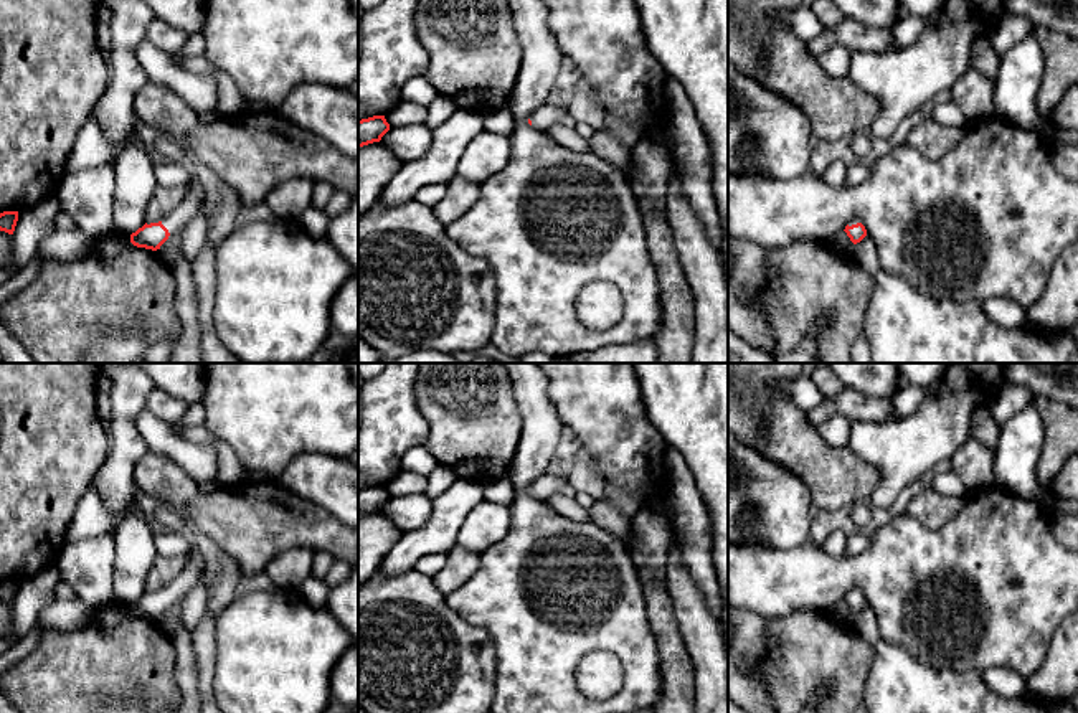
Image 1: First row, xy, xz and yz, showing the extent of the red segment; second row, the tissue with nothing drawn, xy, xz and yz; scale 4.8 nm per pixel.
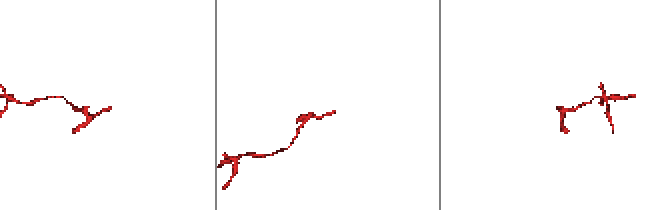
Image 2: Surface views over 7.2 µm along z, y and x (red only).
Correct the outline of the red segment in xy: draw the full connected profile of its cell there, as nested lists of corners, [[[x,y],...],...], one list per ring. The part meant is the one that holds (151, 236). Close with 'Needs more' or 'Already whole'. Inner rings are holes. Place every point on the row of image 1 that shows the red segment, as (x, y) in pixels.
[[[193,178],[188,183],[187,196],[183,198],[182,205],[167,215],[162,221],[150,224],[145,223],[142,228],[130,234],[130,243],[137,248],[152,251],[160,249],[170,234],[175,234],[185,228],[196,216],[205,200],[205,188]]]. Needs more

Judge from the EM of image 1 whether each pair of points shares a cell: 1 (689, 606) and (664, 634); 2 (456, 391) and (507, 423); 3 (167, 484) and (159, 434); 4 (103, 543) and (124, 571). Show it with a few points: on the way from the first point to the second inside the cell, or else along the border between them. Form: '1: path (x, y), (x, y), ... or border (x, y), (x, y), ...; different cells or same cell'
1: border (666, 583), (674, 608), (674, 619), (690, 657); different cells
2: path (469, 405), (487, 423), (494, 423); same cell
3: border (149, 449), (170, 458), (193, 479); different cells
4: border (116, 532), (114, 598); different cells

